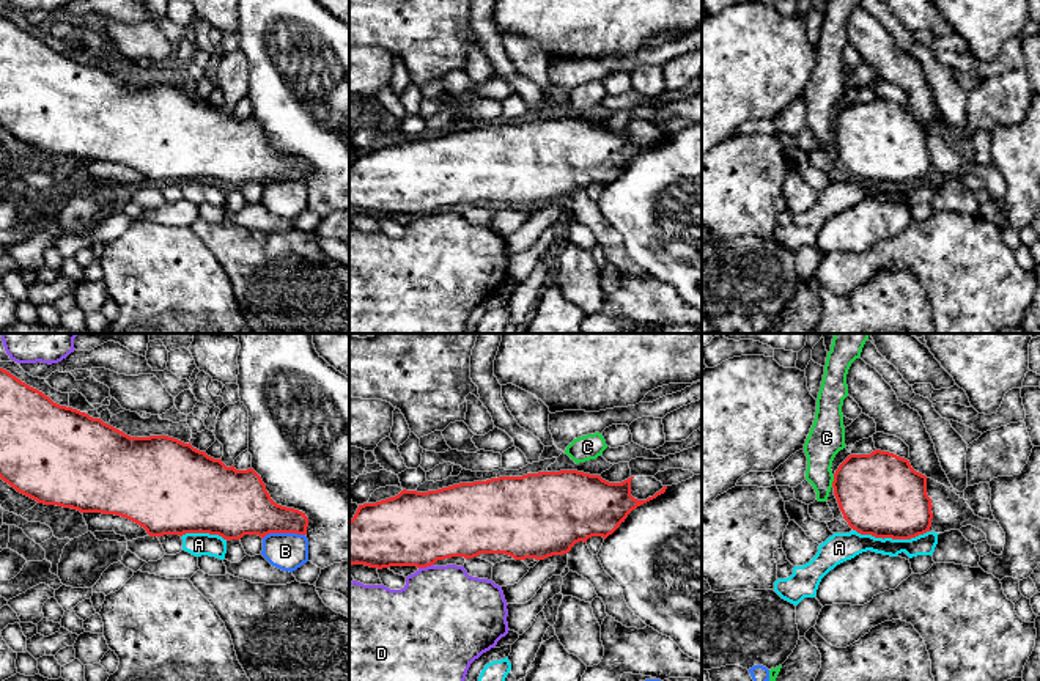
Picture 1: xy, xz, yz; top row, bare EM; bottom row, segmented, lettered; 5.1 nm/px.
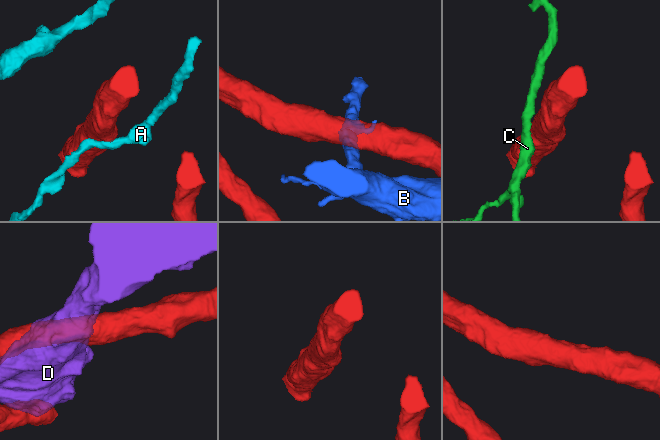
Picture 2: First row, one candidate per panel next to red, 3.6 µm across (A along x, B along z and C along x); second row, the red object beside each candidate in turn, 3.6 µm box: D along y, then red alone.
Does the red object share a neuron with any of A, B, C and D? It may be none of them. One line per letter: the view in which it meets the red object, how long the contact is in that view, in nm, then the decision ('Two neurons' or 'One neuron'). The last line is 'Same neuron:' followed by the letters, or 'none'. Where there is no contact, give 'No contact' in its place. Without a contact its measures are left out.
A: Touches red in yz. Shared border 400 nm. Two neurons
B: Touches red in xy. Shared border 220 nm. Two neurons
C: Touches red in yz. Shared border 70 nm. Two neurons
D: Touches red in xz. Shared border 80 nm. Two neurons
Same neuron: none

